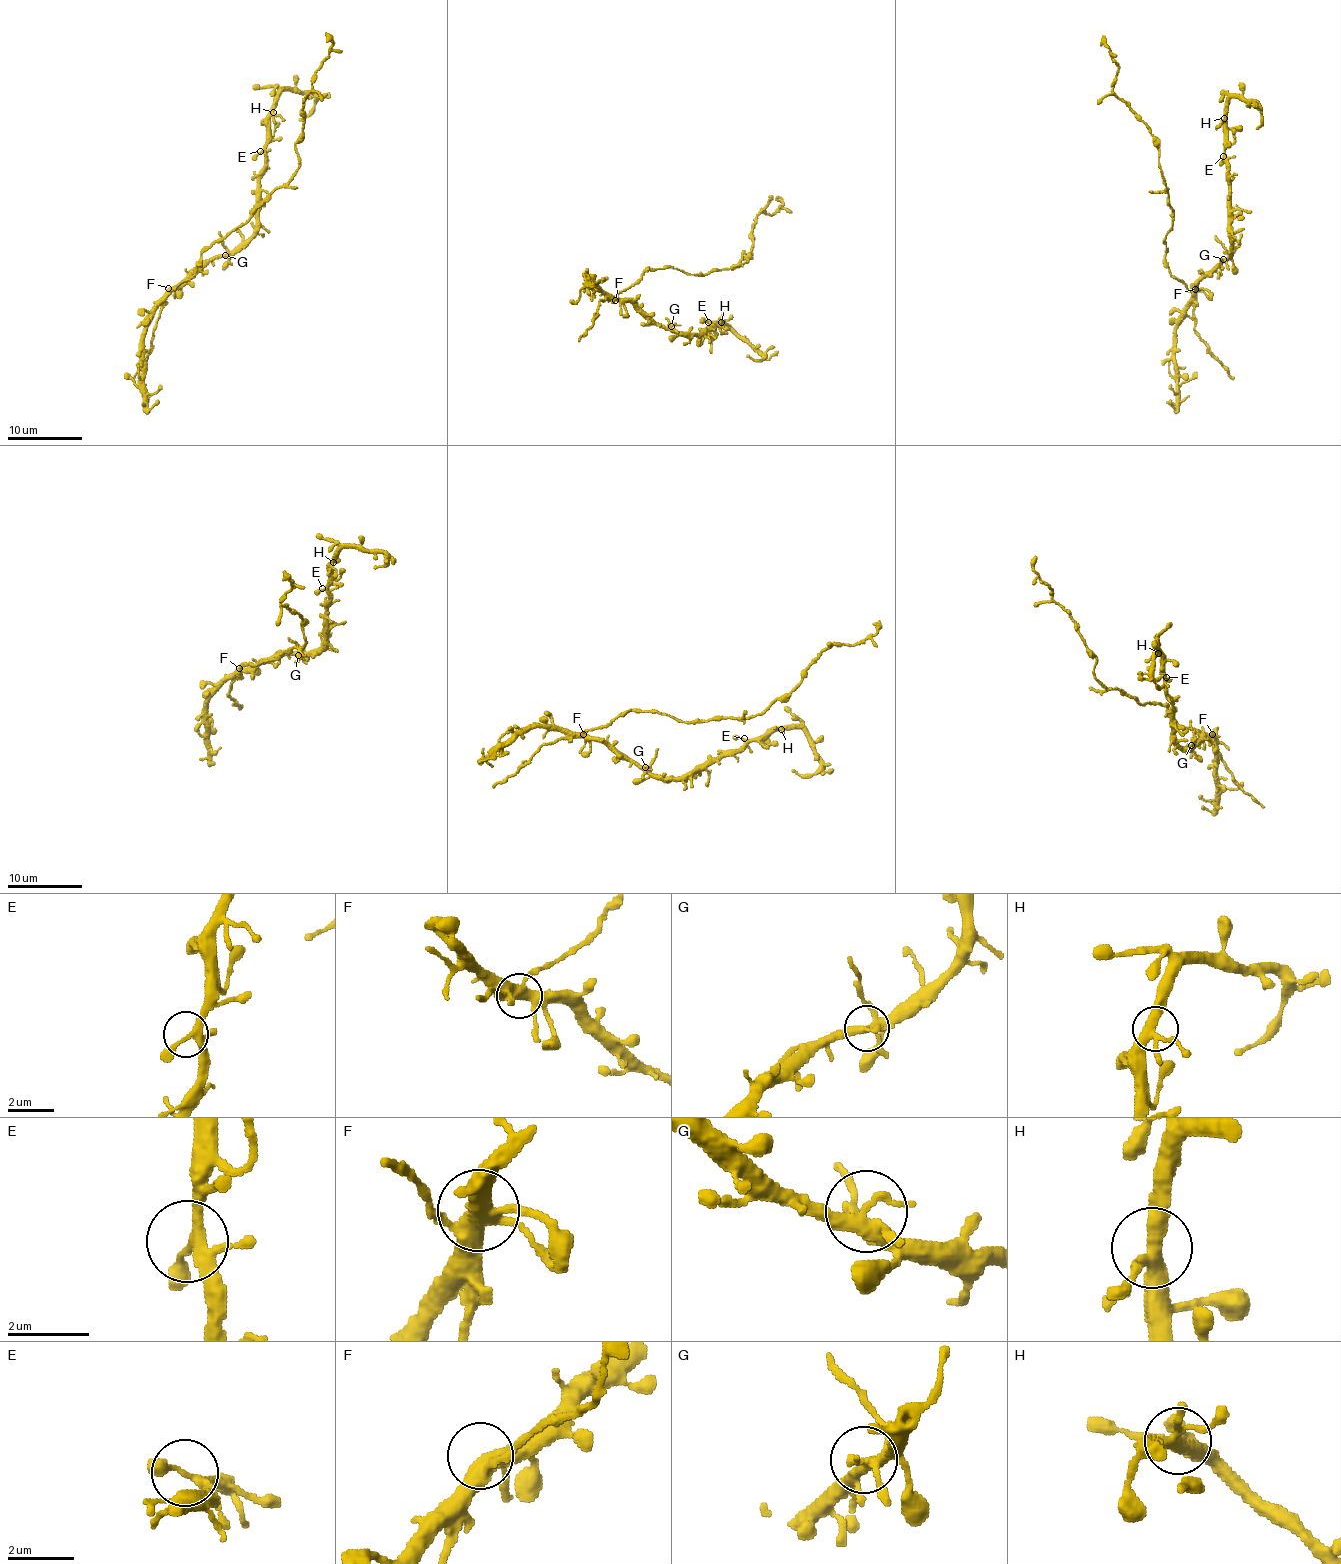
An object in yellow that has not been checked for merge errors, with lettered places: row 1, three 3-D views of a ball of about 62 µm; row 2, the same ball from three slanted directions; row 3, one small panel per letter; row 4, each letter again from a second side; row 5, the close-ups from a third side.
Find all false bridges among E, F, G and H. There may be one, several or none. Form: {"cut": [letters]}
{"cut": []}

